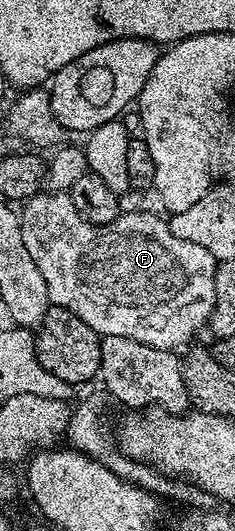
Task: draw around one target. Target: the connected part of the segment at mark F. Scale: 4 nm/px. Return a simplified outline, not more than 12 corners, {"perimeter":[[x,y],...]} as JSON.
{"perimeter":[[68,192],[19,215],[49,303],[176,352],[209,325],[218,260],[136,210]]}

